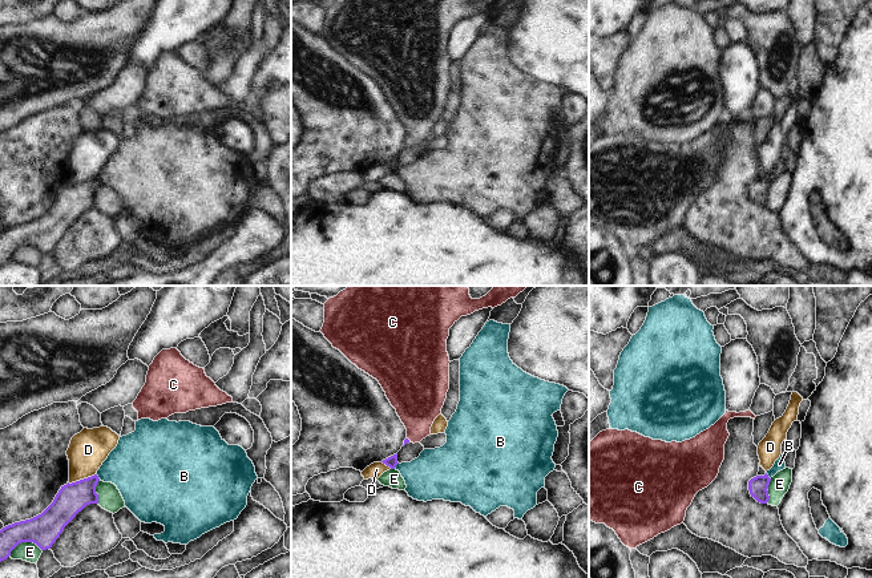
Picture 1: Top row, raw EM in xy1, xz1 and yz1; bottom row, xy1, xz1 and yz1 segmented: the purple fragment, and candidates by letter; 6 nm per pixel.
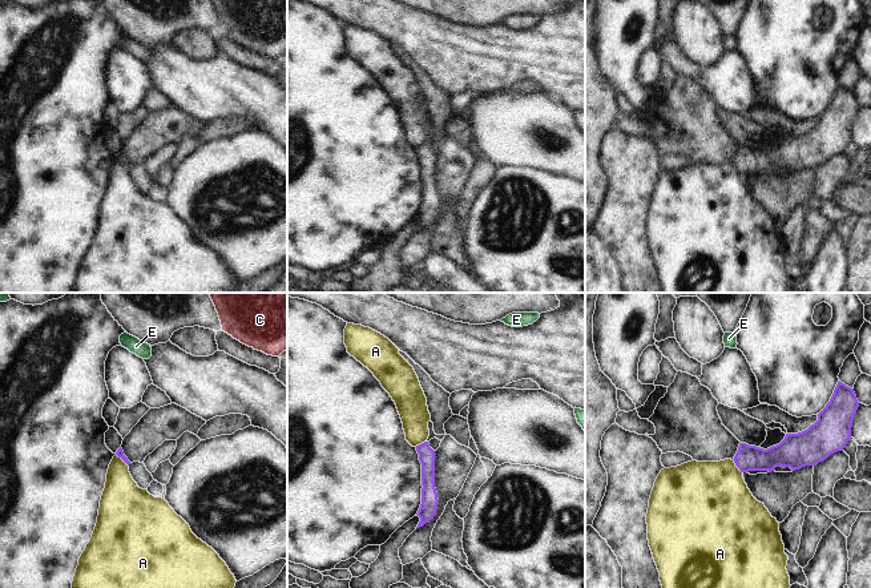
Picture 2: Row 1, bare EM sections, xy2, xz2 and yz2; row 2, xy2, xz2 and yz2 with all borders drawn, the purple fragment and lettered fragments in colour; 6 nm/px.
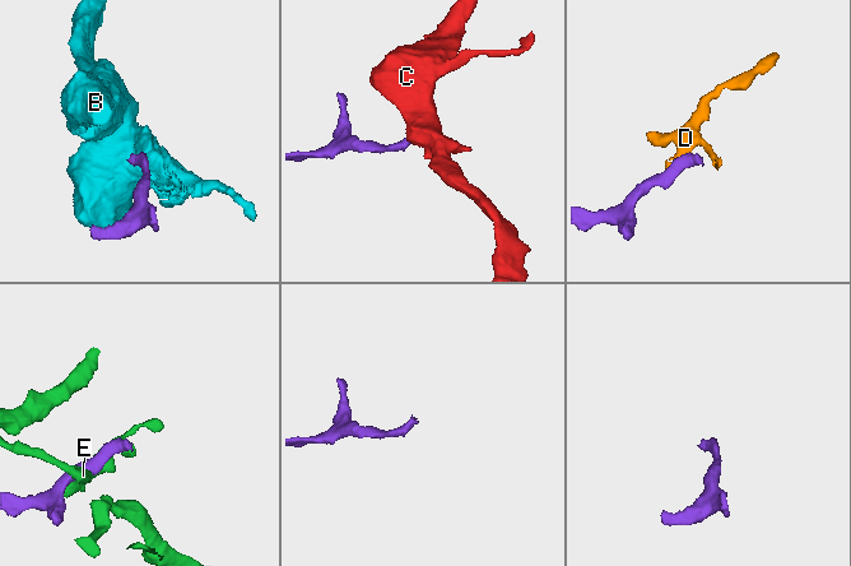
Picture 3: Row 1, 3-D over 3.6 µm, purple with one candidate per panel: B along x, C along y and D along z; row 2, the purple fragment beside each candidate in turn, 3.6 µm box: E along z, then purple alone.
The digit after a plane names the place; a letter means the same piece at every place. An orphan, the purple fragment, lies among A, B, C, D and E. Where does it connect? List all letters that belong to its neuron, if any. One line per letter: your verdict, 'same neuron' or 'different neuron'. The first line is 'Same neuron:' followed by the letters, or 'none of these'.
Same neuron: C
A: different neuron
B: different neuron
C: same neuron
D: different neuron
E: different neuron

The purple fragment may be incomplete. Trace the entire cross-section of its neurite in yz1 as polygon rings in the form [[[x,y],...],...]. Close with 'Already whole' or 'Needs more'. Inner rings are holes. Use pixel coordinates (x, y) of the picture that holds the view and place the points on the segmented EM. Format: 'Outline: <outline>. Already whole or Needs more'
Outline: [[[766,473],[764,476],[756,476],[748,481],[748,490],[751,497],[754,497],[760,504],[767,504],[770,500],[768,485],[771,478]]]. Already whole.

